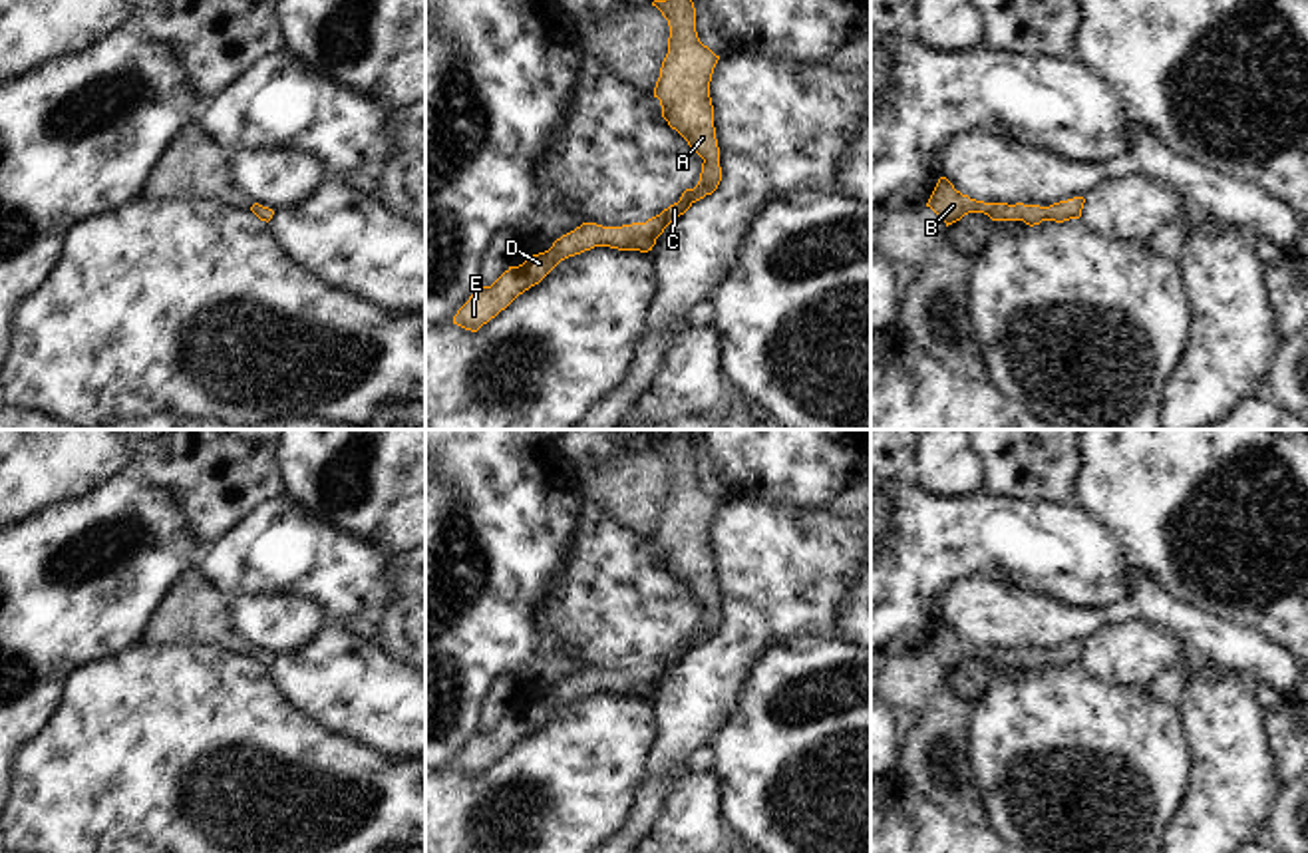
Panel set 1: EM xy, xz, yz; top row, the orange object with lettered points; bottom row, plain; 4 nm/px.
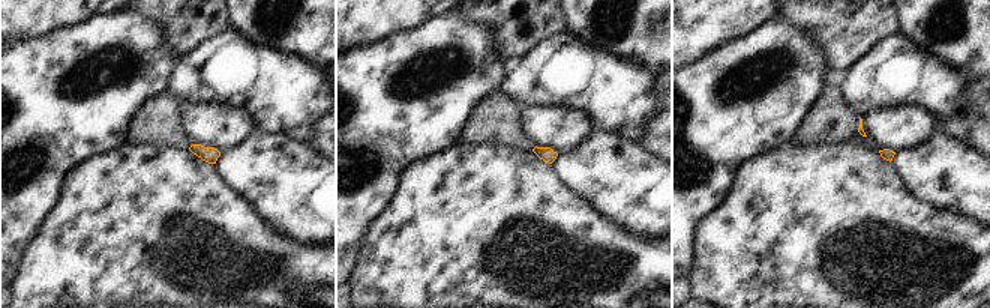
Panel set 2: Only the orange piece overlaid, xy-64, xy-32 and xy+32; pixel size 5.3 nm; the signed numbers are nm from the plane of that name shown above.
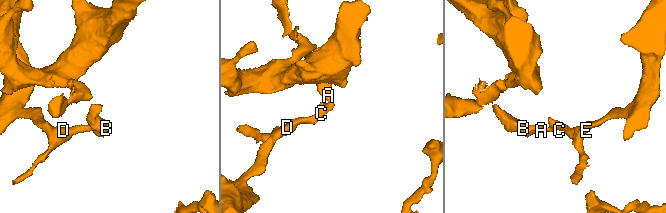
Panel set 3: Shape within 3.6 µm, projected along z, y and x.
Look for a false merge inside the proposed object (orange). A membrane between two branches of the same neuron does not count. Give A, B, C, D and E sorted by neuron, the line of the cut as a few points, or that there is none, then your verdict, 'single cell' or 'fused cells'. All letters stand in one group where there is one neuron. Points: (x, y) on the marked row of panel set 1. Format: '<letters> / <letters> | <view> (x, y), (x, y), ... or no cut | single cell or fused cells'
A B C D E | no cut | single cell

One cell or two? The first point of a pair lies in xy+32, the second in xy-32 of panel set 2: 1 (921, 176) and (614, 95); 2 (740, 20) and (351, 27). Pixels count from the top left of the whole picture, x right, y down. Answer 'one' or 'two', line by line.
1: two
2: one

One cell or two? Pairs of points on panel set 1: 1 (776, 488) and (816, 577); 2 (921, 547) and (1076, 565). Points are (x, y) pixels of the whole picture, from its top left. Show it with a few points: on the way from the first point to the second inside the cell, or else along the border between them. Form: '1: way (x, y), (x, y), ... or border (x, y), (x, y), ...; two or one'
1: border (734, 502), (764, 500), (825, 508); two
2: way (959, 543), (1038, 545); one

